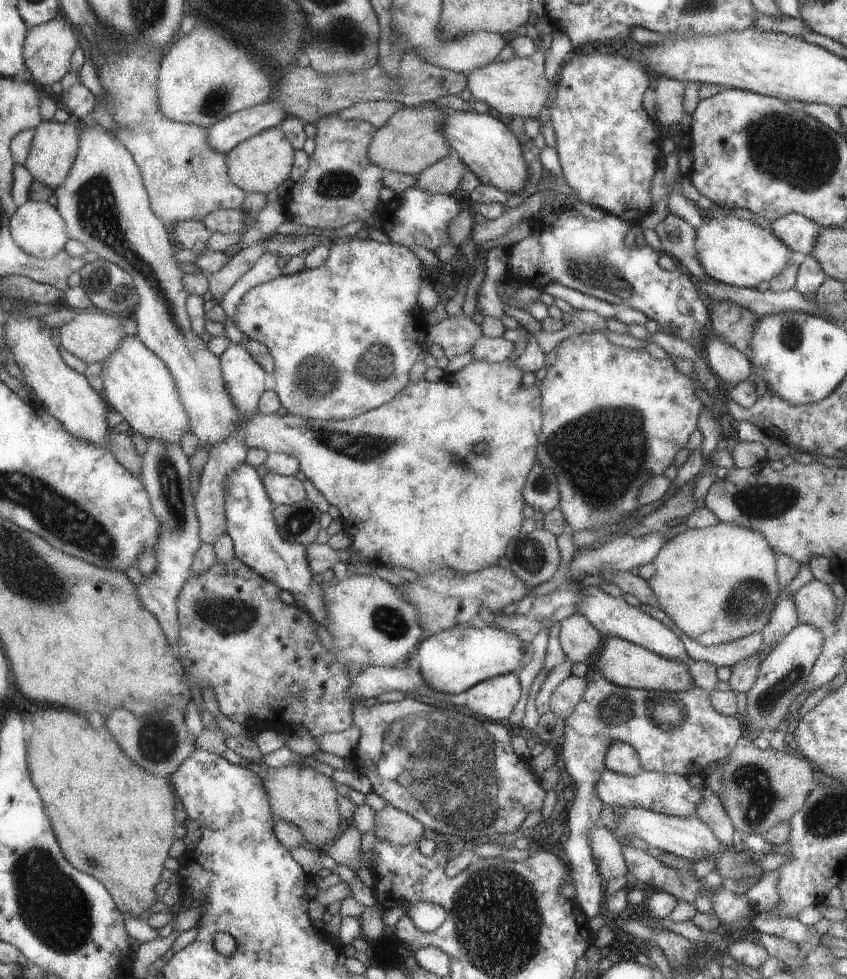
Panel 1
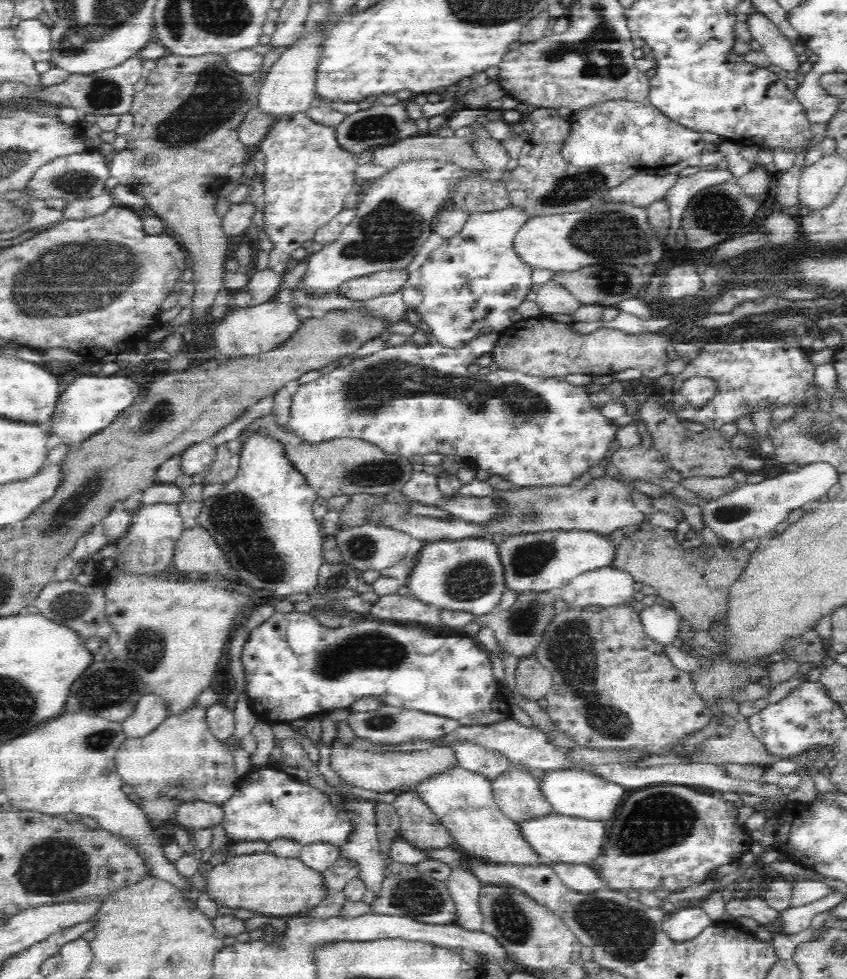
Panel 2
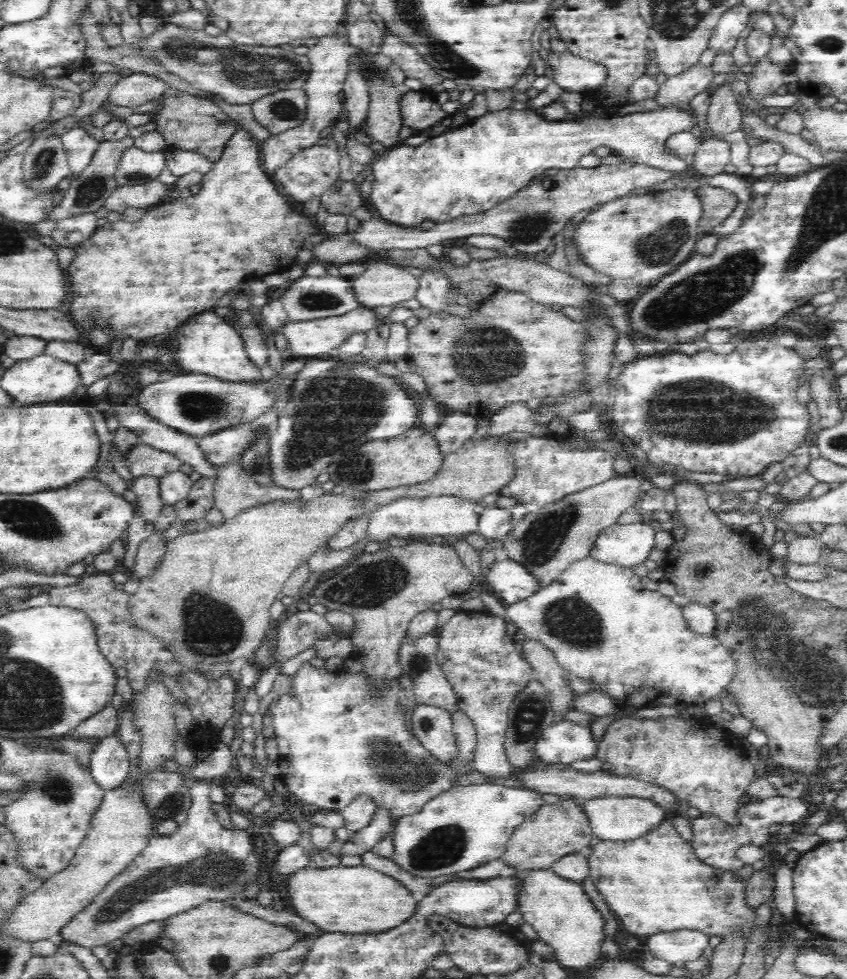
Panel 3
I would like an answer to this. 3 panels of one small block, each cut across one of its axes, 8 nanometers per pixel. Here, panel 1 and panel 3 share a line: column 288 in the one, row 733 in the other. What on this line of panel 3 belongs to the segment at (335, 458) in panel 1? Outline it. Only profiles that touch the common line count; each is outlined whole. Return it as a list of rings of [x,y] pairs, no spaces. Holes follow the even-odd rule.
[[[420,703],[412,712],[410,724],[420,745],[436,760],[447,764],[456,752],[451,715],[437,706]]]

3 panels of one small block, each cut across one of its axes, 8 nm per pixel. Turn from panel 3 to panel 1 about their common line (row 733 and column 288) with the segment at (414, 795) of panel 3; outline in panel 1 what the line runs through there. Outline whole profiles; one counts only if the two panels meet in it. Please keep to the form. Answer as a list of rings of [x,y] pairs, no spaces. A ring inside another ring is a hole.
[[[373,239],[336,240],[336,244],[330,248],[329,256],[321,266],[314,269],[303,269],[291,275],[281,273],[273,280],[251,287],[236,306],[234,324],[248,339],[262,342],[272,352],[275,359],[275,372],[273,374],[275,392],[279,394],[279,400],[281,400],[287,413],[305,416],[311,420],[352,419],[391,402],[409,384],[409,380],[411,380],[409,372],[415,366],[421,351],[425,349],[424,343],[429,330],[429,325],[423,318],[423,308],[420,305],[421,284],[423,284],[423,279],[427,273],[429,271],[419,260],[419,256],[414,254],[408,246],[397,243],[380,244]]]

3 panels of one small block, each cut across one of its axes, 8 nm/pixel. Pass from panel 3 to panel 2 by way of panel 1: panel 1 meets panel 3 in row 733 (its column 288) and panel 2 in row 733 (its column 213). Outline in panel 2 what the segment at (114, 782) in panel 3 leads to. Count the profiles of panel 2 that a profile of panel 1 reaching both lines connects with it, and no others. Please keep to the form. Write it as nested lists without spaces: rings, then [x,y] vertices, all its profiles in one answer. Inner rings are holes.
[[[146,693],[139,698],[134,712],[122,723],[127,738],[141,738],[152,732],[167,716],[168,705],[165,698]]]

